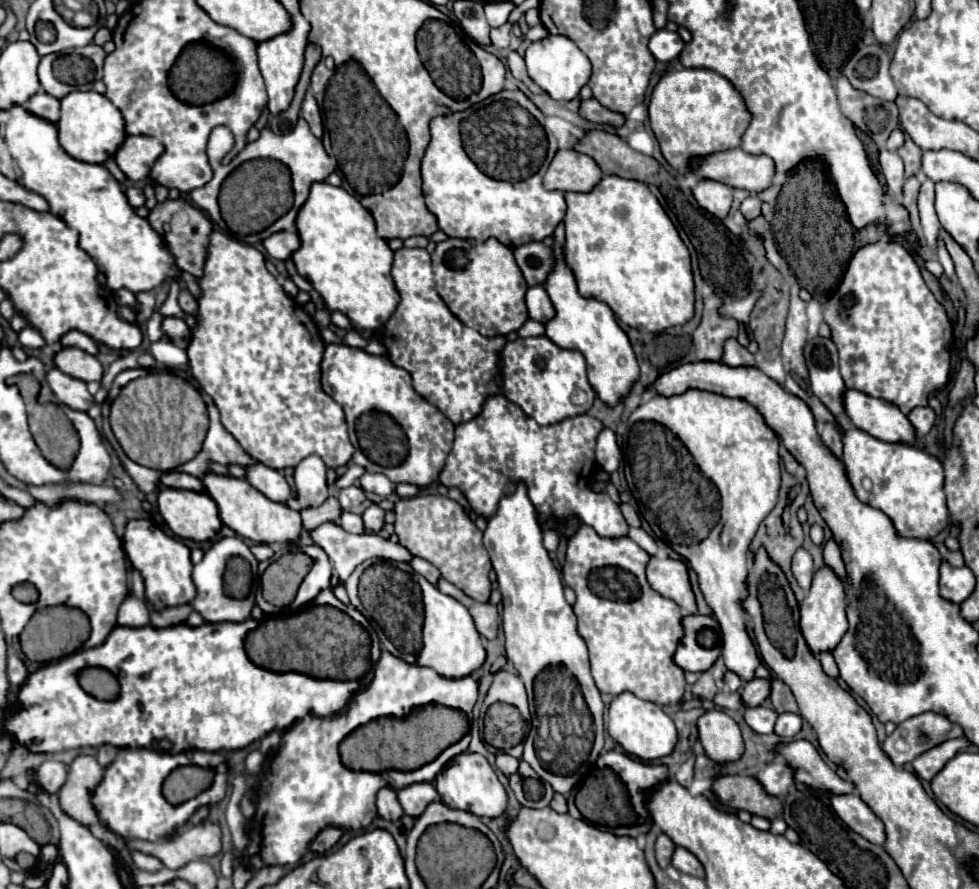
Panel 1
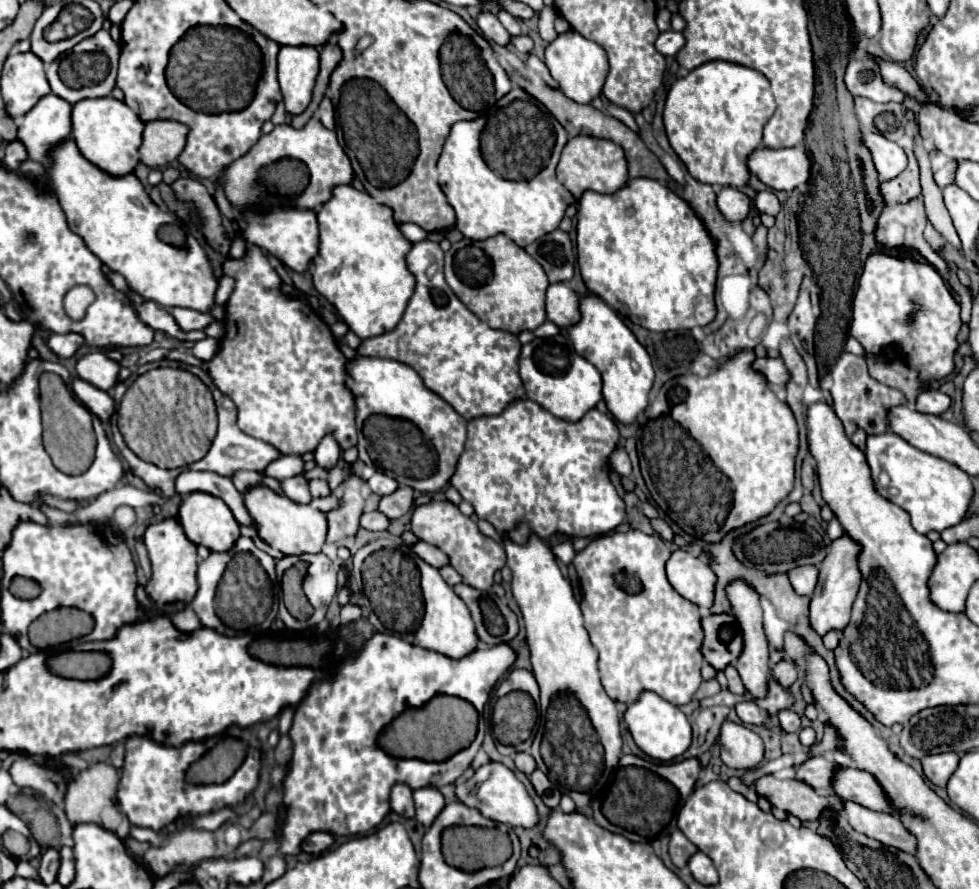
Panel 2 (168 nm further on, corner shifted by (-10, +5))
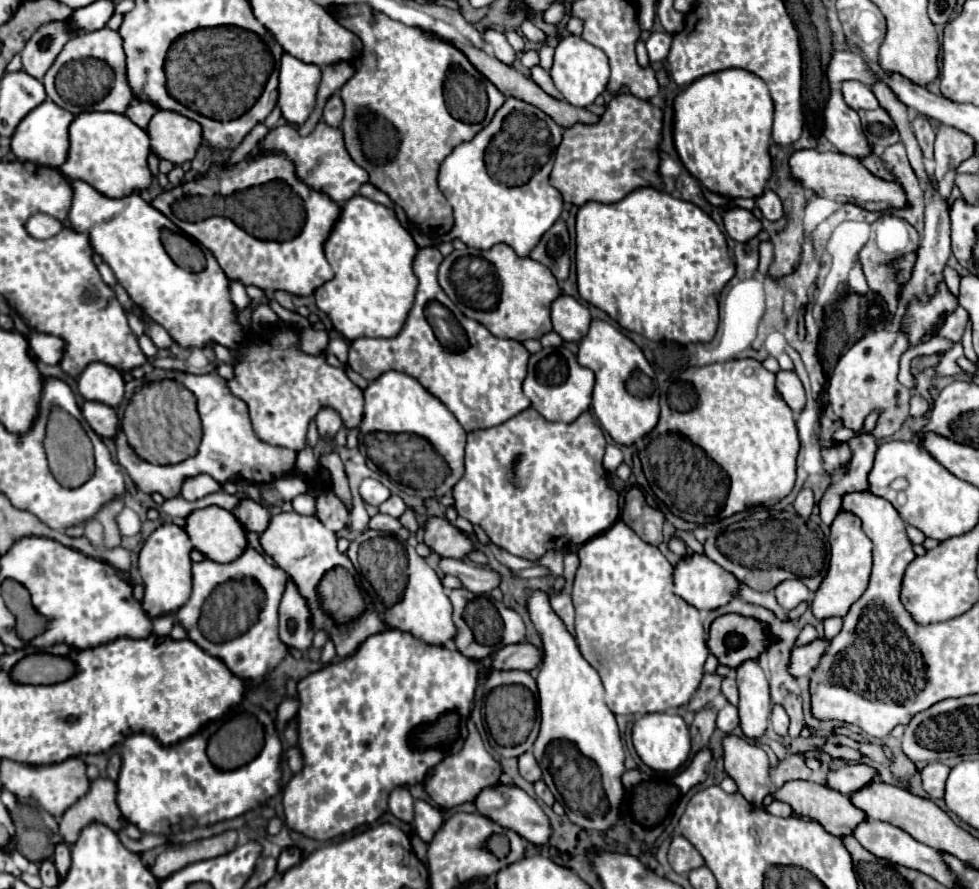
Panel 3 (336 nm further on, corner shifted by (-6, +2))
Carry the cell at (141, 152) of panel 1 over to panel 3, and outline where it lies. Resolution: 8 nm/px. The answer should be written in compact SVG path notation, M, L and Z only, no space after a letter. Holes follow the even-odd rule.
M157 109L149 123L151 151L175 165L191 161L203 143L203 129L197 121L169 109Z

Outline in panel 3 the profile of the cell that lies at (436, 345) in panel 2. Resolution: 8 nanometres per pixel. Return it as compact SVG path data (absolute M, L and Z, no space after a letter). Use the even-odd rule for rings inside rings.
M437 247L419 249L419 255L415 259L415 275L419 279L419 287L415 295L415 305L407 317L405 327L397 337L391 339L361 337L353 341L348 352L348 364L367 381L375 381L387 371L401 371L417 379L429 393L433 393L439 401L447 405L447 409L457 417L467 433L497 427L531 405L531 401L523 393L523 381L527 377L527 363L531 353L519 341L499 339L491 335L487 327L475 323L473 319L467 319L451 303L451 299L447 299L437 283L437 269L441 261L443 255ZM431 301L443 303L467 331L469 347L467 351L463 351L463 355L447 355L443 347L439 347L439 341L435 339L431 325L423 313L425 305Z

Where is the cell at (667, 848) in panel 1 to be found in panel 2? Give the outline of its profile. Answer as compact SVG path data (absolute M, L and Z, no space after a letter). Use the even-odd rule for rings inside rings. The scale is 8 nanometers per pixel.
M675 830L671 834L671 842L669 842L669 856L671 856L671 862L677 866L677 868L685 868L687 866L687 860L697 852L697 846L693 846L685 836L683 832Z

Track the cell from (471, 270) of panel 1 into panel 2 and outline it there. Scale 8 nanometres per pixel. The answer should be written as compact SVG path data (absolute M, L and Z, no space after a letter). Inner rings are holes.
M505 234L487 240L463 238L445 252L445 280L455 296L485 324L519 334L545 322L545 290L549 286L543 268Z

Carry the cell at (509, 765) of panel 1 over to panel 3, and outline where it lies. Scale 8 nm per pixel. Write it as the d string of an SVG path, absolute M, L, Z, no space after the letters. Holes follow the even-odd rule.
M527 751L519 757L519 773L523 779L527 779L531 783L541 779L541 767L539 767L539 763L531 751Z

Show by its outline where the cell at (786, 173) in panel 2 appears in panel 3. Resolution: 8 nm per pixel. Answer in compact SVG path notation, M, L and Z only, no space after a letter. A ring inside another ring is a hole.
M805 149L793 153L789 165L793 177L797 177L803 183L803 187L815 191L819 197L839 201L839 203L855 203L867 211L903 209L909 205L905 189L897 181L885 181L871 175L855 157L843 153L821 153L821 151Z

